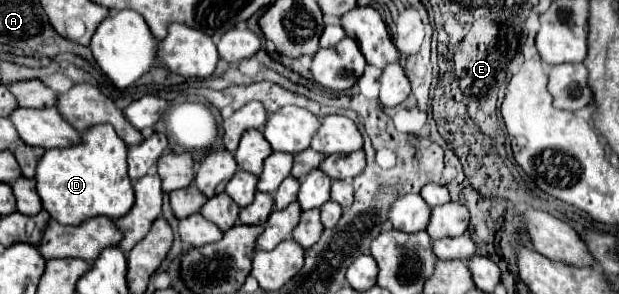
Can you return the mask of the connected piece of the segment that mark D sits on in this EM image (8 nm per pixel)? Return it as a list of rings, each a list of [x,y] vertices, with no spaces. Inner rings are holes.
[[[111,124],[89,128],[75,146],[47,150],[39,160],[35,180],[43,208],[59,224],[79,226],[95,216],[117,220],[125,216],[135,202],[133,184],[127,174],[127,144],[115,134]]]

